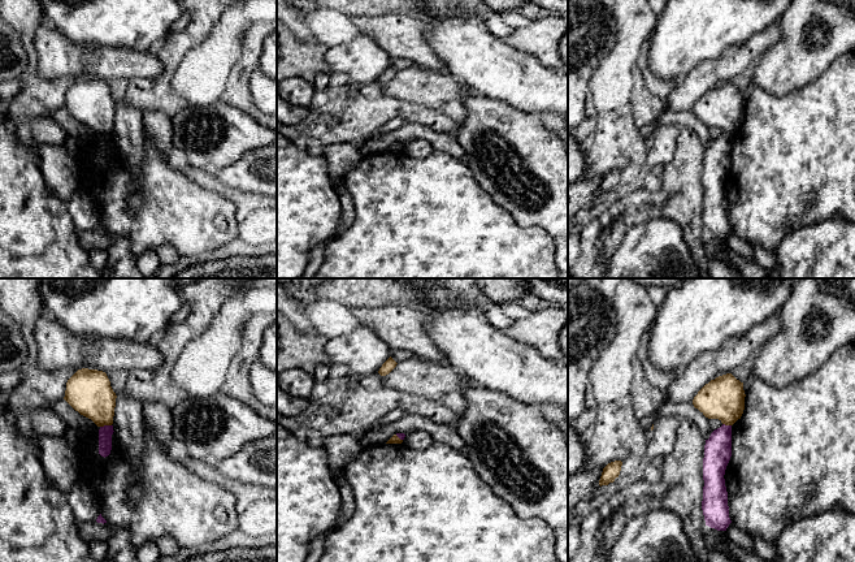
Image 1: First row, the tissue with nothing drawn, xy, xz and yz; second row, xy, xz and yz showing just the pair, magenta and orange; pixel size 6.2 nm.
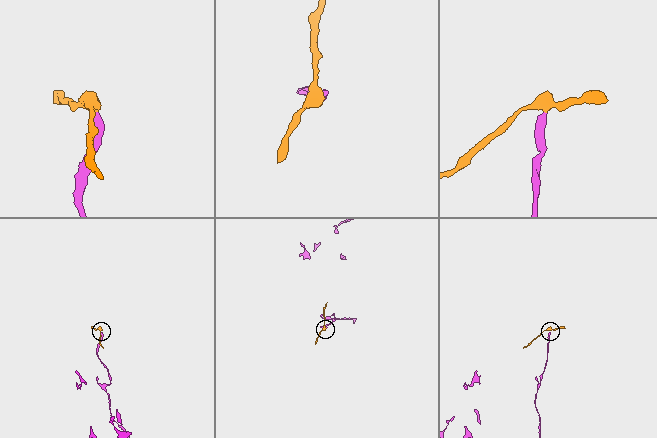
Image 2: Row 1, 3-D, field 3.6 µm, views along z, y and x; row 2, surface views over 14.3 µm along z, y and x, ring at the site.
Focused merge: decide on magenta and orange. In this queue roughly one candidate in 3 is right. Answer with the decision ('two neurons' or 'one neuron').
two neurons

